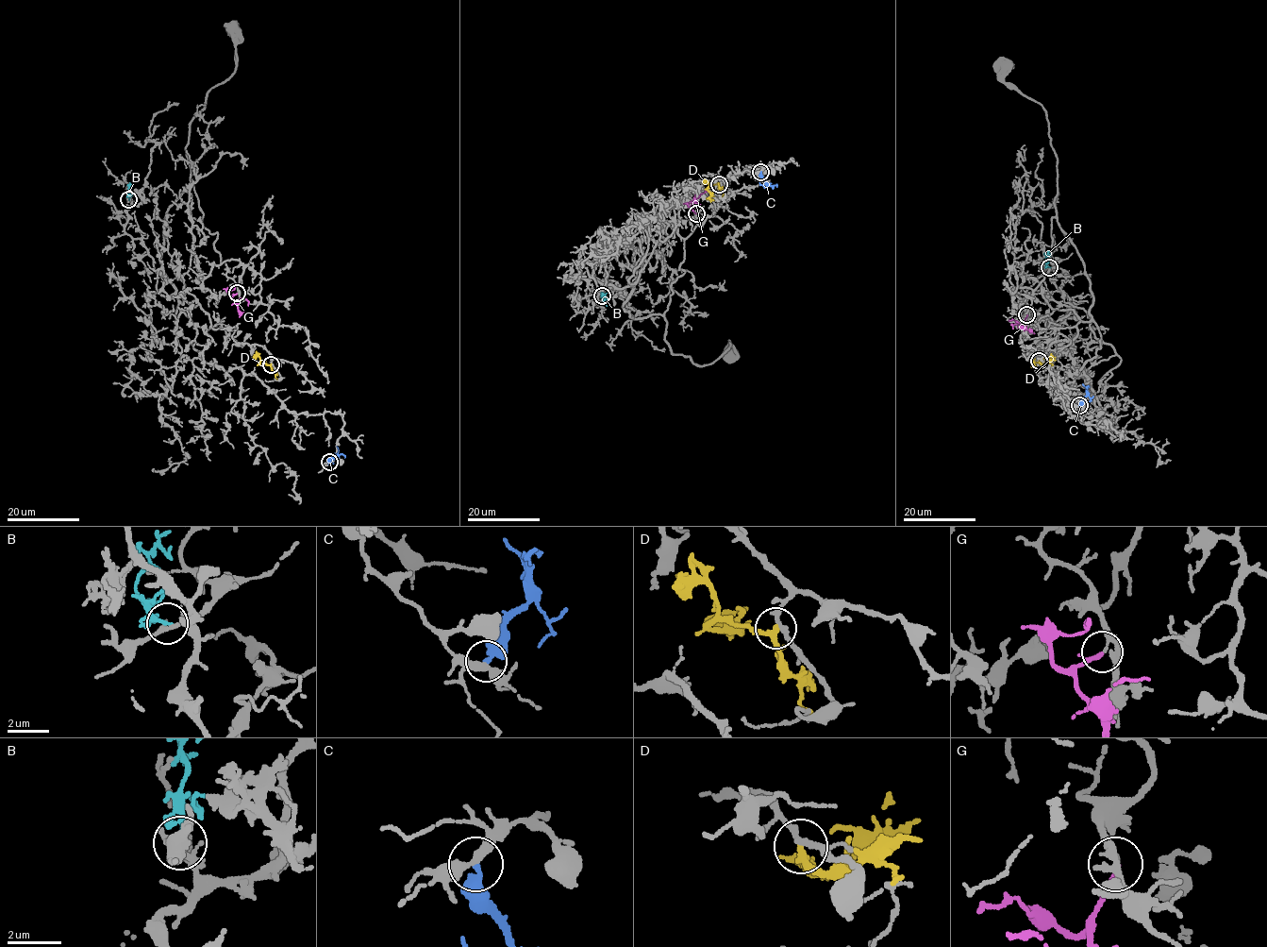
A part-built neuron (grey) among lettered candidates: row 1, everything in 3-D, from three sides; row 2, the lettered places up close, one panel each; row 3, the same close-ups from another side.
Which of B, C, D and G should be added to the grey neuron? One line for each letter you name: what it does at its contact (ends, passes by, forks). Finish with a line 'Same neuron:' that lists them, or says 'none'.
G: it passes by
Same neuron: G

